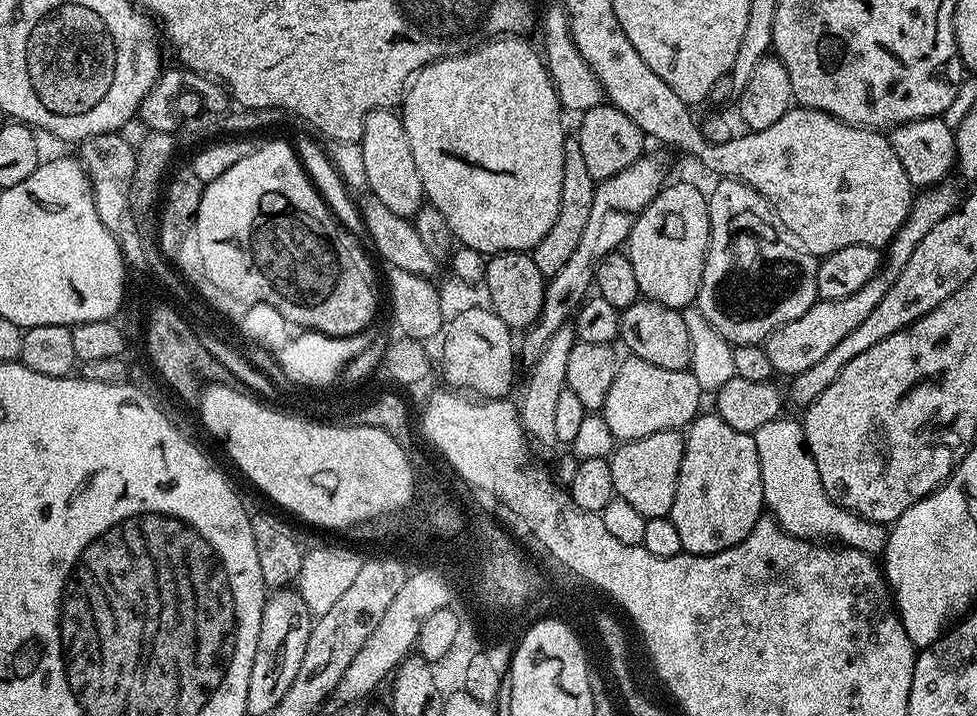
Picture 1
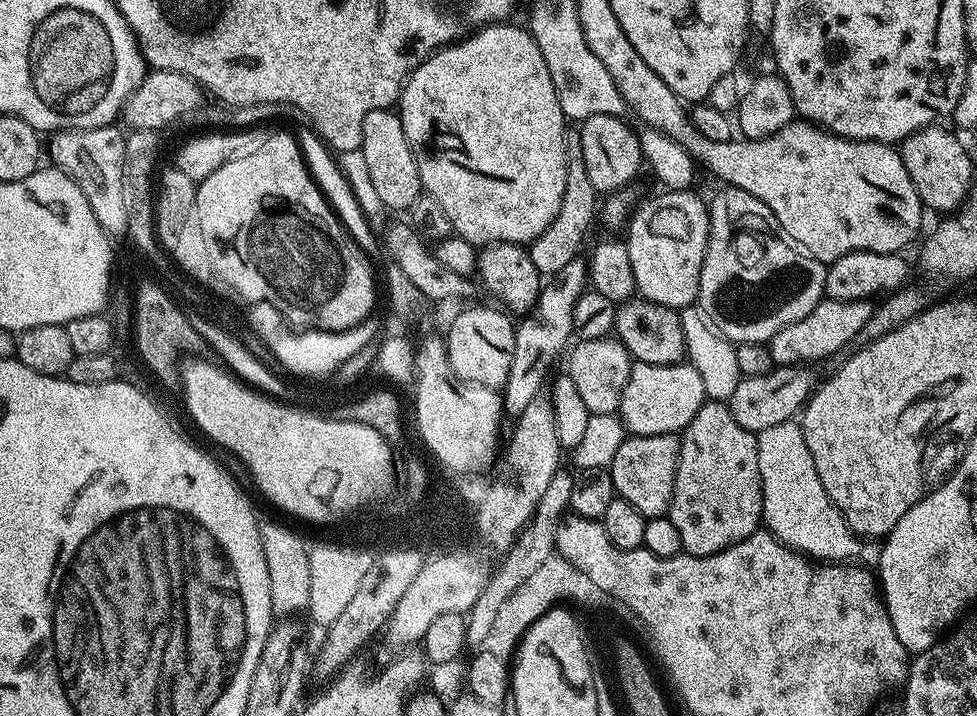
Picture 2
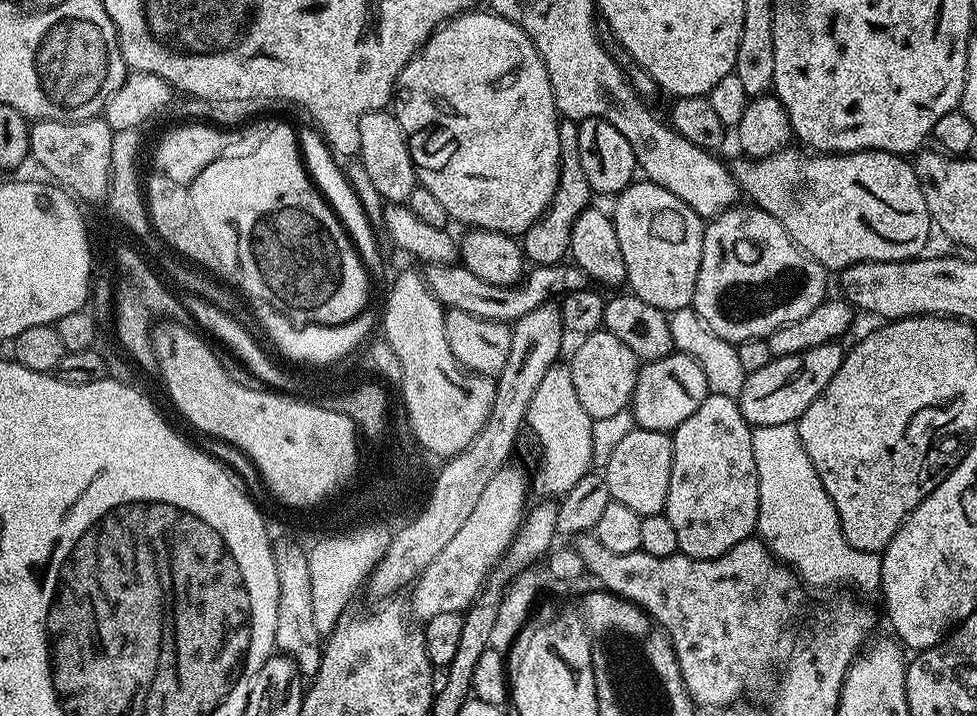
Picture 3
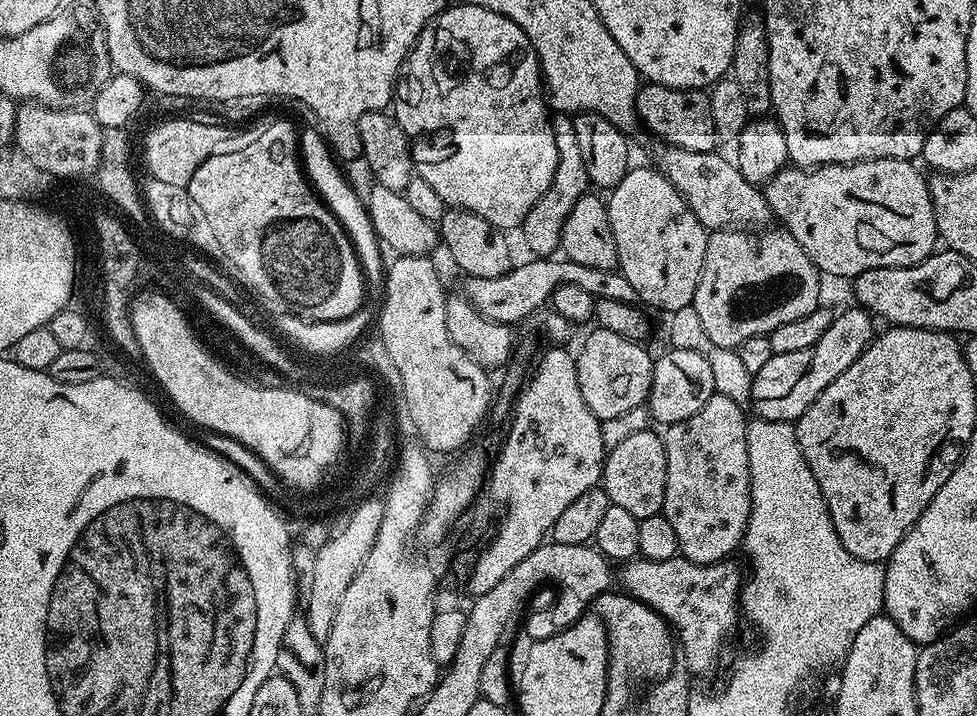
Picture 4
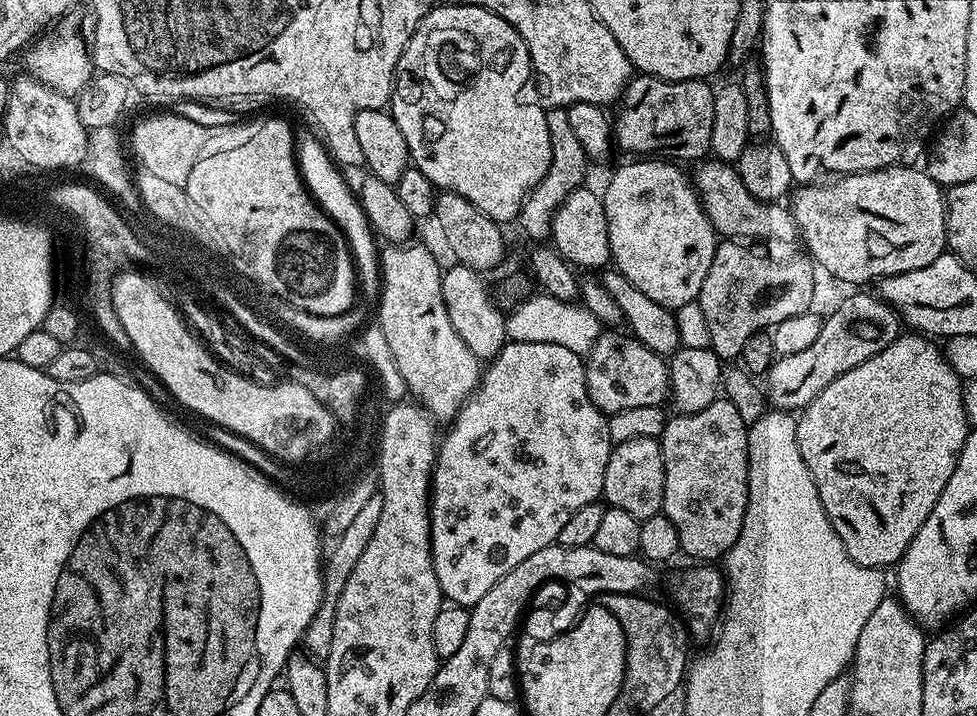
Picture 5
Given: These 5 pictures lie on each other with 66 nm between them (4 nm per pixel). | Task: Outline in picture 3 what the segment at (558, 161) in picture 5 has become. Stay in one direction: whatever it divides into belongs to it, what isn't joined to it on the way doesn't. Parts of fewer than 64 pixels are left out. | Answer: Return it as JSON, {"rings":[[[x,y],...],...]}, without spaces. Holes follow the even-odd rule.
{"rings":[[[567,118],[560,121],[560,177],[554,190],[550,206],[539,220],[535,220],[522,234],[522,251],[525,261],[533,265],[559,265],[570,252],[570,234],[578,214],[586,210],[594,199],[592,187],[586,182],[586,173],[582,170],[582,158],[578,158],[578,124]]]}

